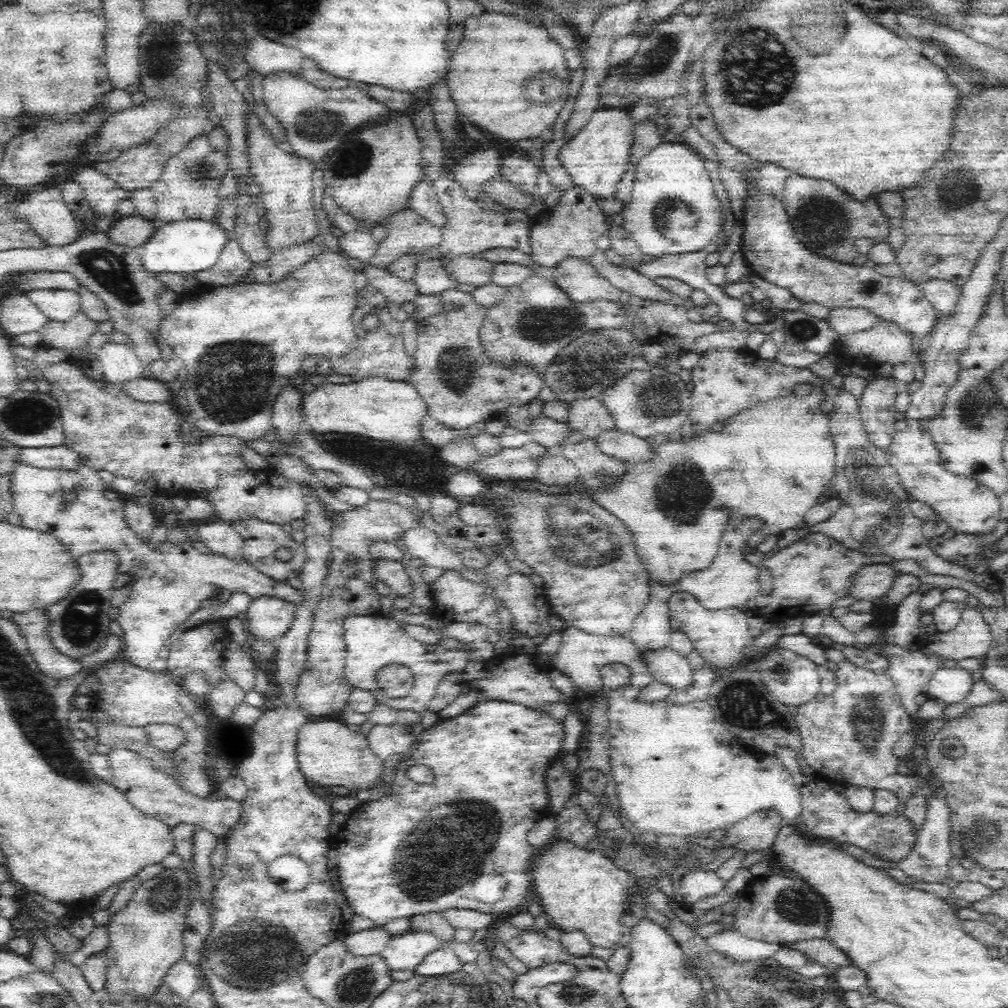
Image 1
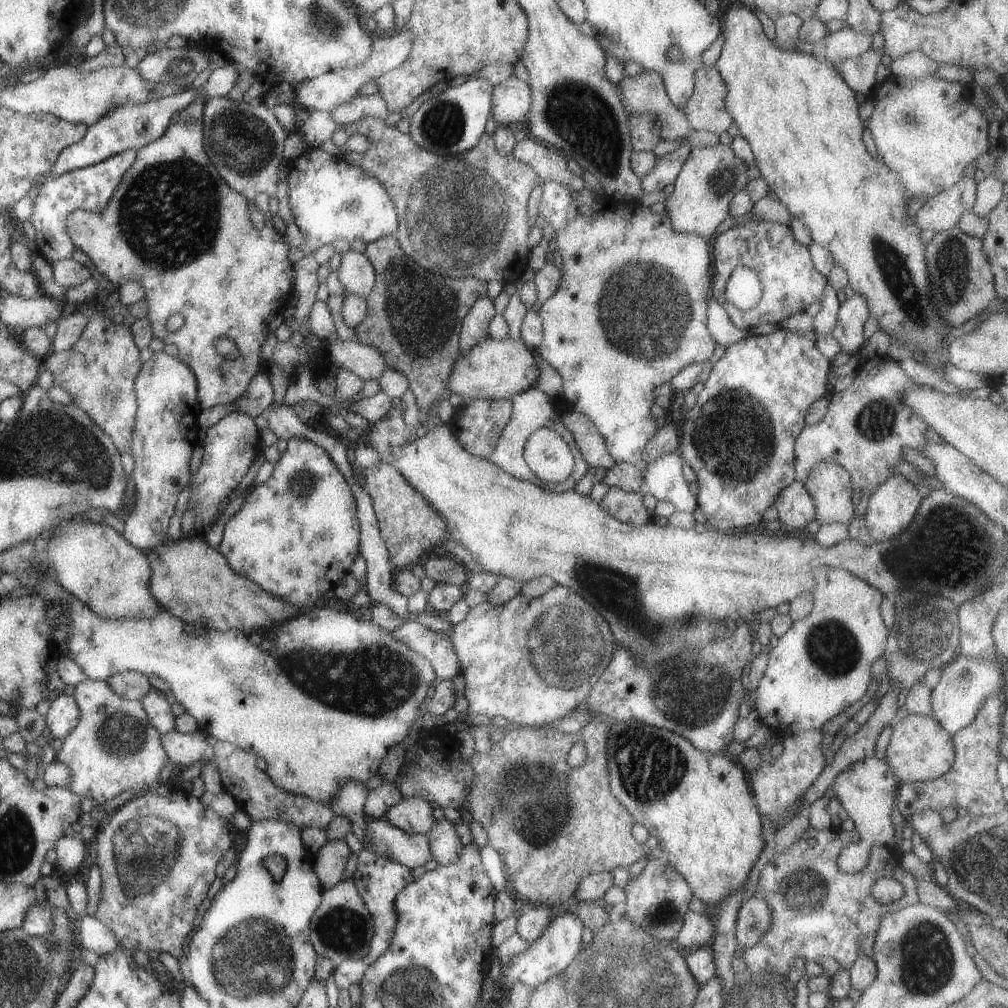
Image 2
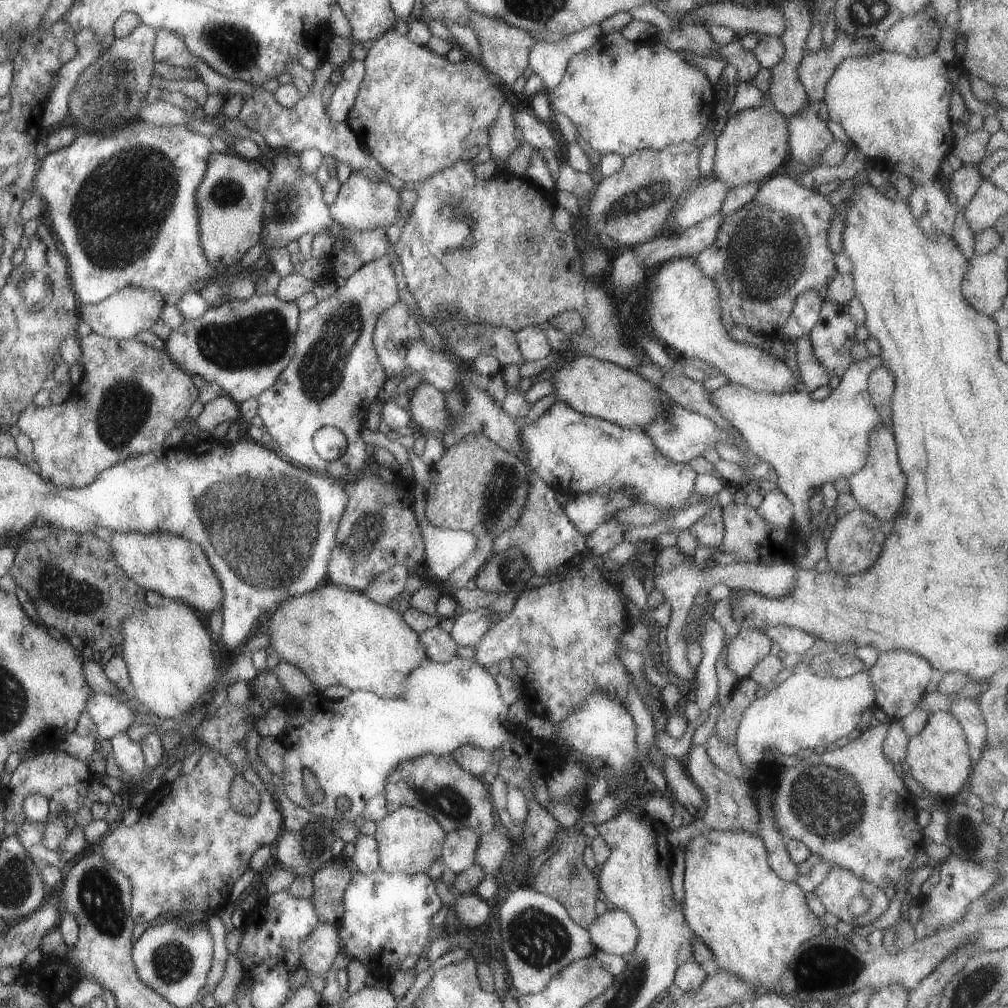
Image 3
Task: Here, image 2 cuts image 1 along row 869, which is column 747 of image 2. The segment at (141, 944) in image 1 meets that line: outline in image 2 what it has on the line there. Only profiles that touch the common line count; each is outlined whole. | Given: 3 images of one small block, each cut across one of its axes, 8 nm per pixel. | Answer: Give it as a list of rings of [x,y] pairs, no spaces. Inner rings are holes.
[[[717,143],[712,146],[692,147],[687,155],[681,170],[677,173],[673,183],[673,191],[664,201],[664,210],[669,218],[669,224],[673,232],[683,232],[687,234],[697,234],[710,241],[717,225],[728,215],[728,208],[731,198],[737,194],[738,190],[744,190],[749,182],[747,178],[749,167],[743,160],[739,160],[731,150],[729,144]]]

